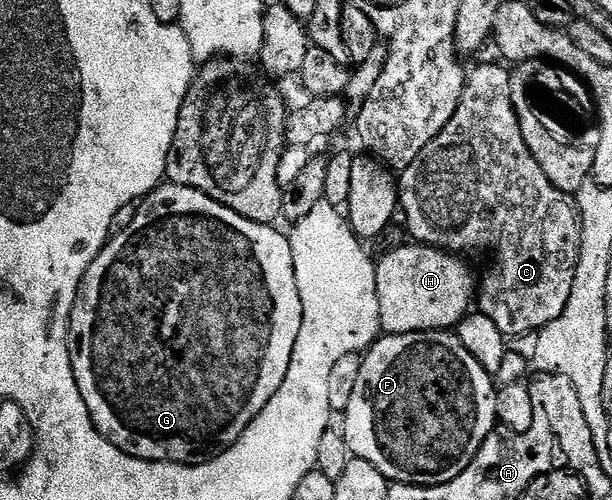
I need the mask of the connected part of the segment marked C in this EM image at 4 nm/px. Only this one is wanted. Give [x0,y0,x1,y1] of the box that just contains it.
[398,63,582,337]

